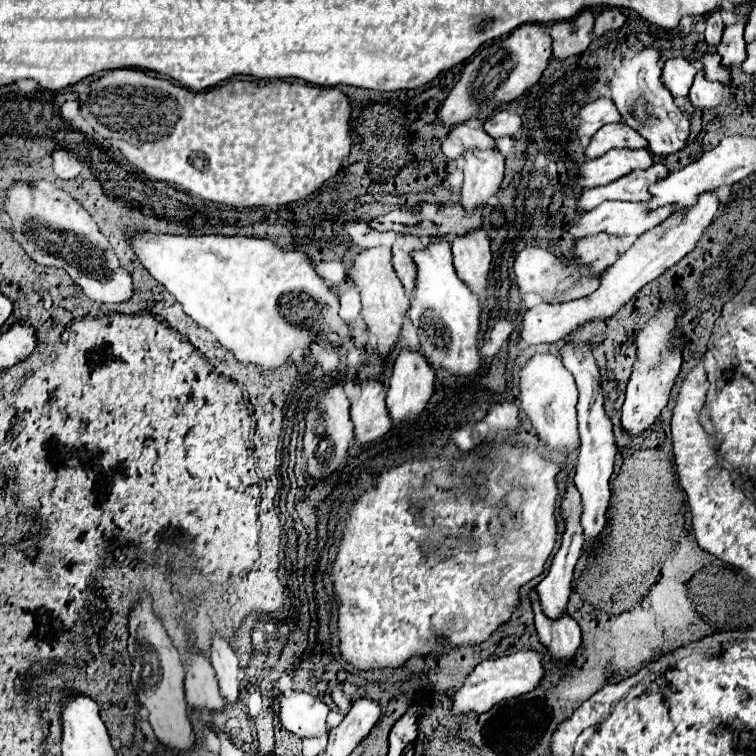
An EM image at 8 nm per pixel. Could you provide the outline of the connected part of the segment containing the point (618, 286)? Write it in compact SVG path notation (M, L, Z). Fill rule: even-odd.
M710 190L708 194L700 194L696 200L696 206L692 210L684 210L684 214L676 214L676 218L666 218L662 224L658 224L654 230L648 230L644 236L640 236L630 250L626 250L612 266L608 266L600 274L600 284L598 288L576 300L566 300L566 302L540 302L534 308L530 308L524 314L522 320L522 332L520 338L528 346L536 344L552 344L568 334L572 334L578 326L584 326L586 322L594 320L606 320L614 316L628 300L632 300L648 282L656 280L666 268L678 264L698 242L702 232L710 226L714 214L720 208L720 198L718 190Z

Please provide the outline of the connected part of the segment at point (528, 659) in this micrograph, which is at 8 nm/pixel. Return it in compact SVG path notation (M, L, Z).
M520 650L516 654L510 656L502 656L502 658L490 658L480 662L474 672L466 678L464 686L454 694L454 714L464 714L464 712L474 712L474 714L482 714L488 712L494 704L502 702L502 700L510 700L522 694L528 694L532 690L536 690L544 678L544 654L536 652L536 650Z

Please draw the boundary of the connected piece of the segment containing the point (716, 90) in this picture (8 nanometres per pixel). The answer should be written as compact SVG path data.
M698 70L688 98L696 108L712 110L712 108L718 108L722 104L730 104L734 100L734 94L730 92L728 86L724 86L720 82L706 80L704 70Z

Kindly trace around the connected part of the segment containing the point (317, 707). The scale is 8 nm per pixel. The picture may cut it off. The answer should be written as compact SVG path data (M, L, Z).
M294 692L292 696L278 696L280 722L292 734L300 738L320 738L326 730L326 718L330 708L318 698L306 692Z

